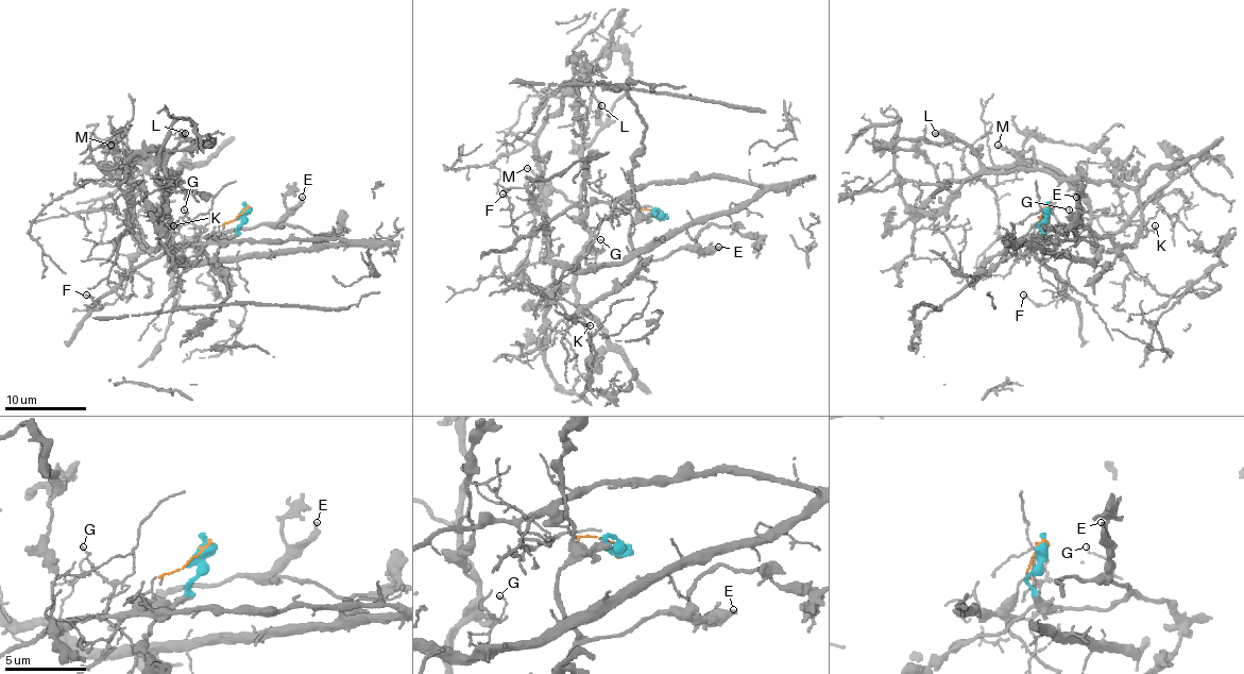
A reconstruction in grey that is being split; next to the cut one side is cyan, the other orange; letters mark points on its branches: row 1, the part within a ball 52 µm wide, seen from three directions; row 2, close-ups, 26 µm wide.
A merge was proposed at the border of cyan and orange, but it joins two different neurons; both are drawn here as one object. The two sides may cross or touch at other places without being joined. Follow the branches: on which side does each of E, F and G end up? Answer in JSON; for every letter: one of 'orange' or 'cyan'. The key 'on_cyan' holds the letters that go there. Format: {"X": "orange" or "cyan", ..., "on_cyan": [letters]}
{"E": "cyan", "F": "orange", "G": "orange", "on_cyan": ["E"]}

